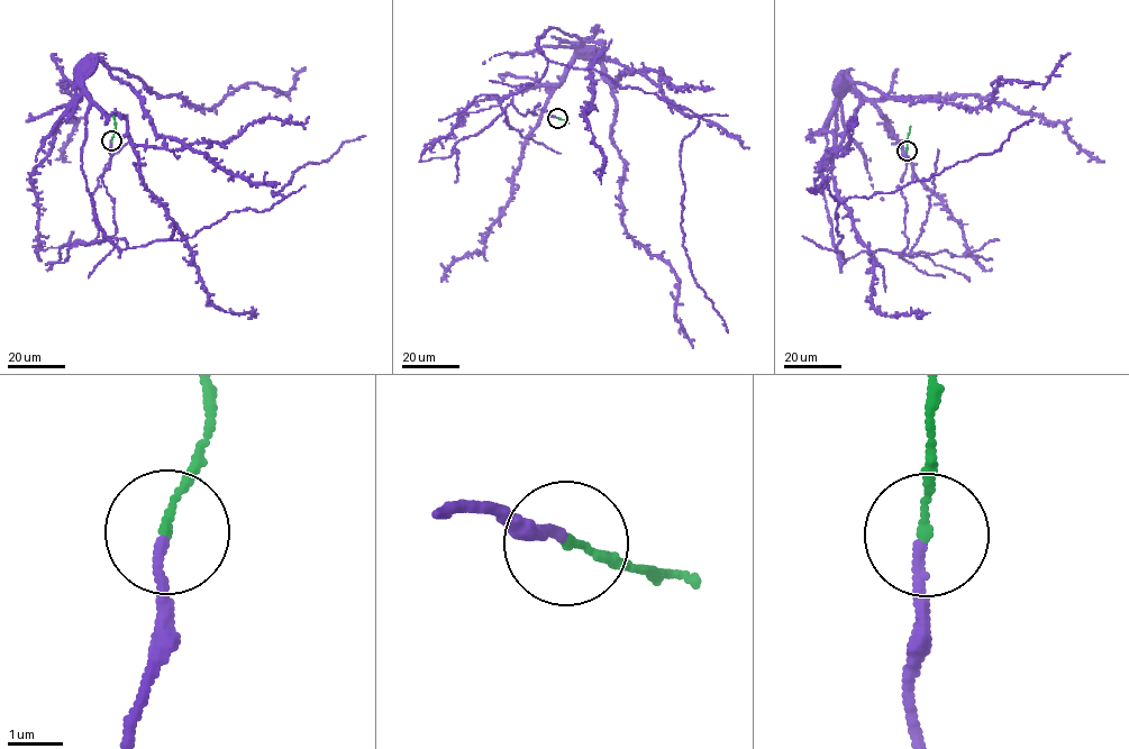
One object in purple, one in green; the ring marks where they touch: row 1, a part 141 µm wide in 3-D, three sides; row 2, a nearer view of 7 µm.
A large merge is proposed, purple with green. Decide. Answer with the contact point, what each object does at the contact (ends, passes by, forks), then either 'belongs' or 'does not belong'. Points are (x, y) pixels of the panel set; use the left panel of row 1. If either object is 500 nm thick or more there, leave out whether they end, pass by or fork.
(111, 140) | purple ends | green ends | belongs

